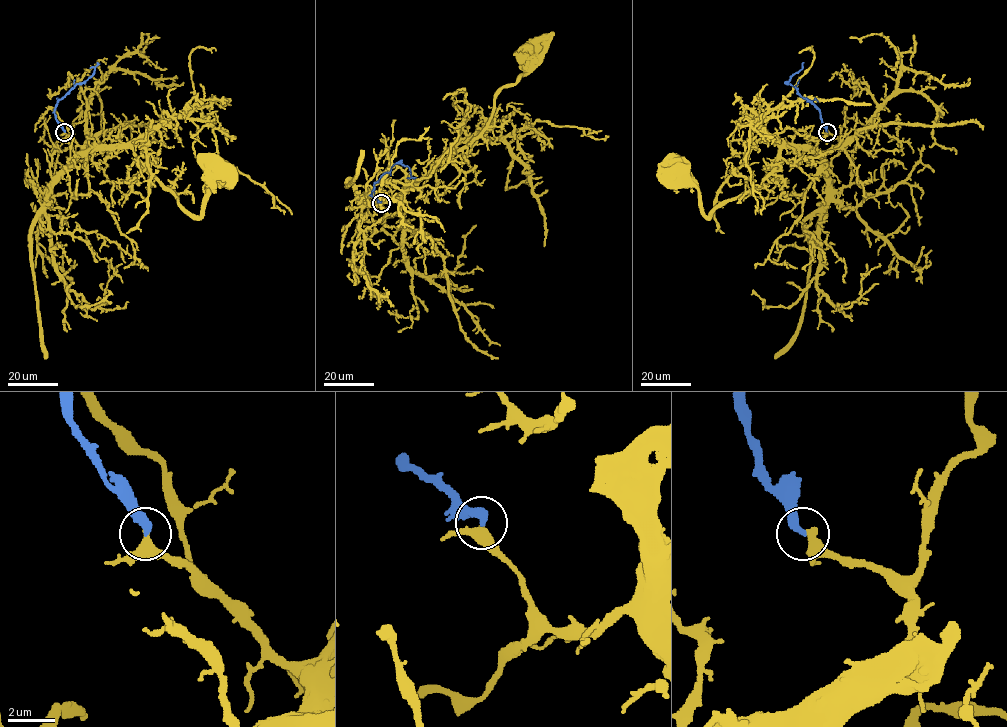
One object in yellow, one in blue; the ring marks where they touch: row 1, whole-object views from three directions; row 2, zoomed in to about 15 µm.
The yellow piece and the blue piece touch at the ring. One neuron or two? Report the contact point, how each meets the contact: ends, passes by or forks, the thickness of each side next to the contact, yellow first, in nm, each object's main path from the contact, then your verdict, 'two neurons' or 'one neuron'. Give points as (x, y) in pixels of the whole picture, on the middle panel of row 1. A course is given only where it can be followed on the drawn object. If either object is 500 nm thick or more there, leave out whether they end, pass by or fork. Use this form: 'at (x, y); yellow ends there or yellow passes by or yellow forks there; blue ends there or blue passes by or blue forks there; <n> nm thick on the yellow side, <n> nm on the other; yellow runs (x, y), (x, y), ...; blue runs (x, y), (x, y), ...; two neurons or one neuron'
at (381, 203); yellow passes by; blue ends there; 320 nm thick on the yellow side, 360 nm on the other; yellow runs (381, 203), (393, 214), (411, 187), (480, 134), (494, 96), (531, 70), (532, 51); blue runs (381, 203), (371, 195), (374, 184), (395, 164), (406, 166), (413, 179); one neuron

